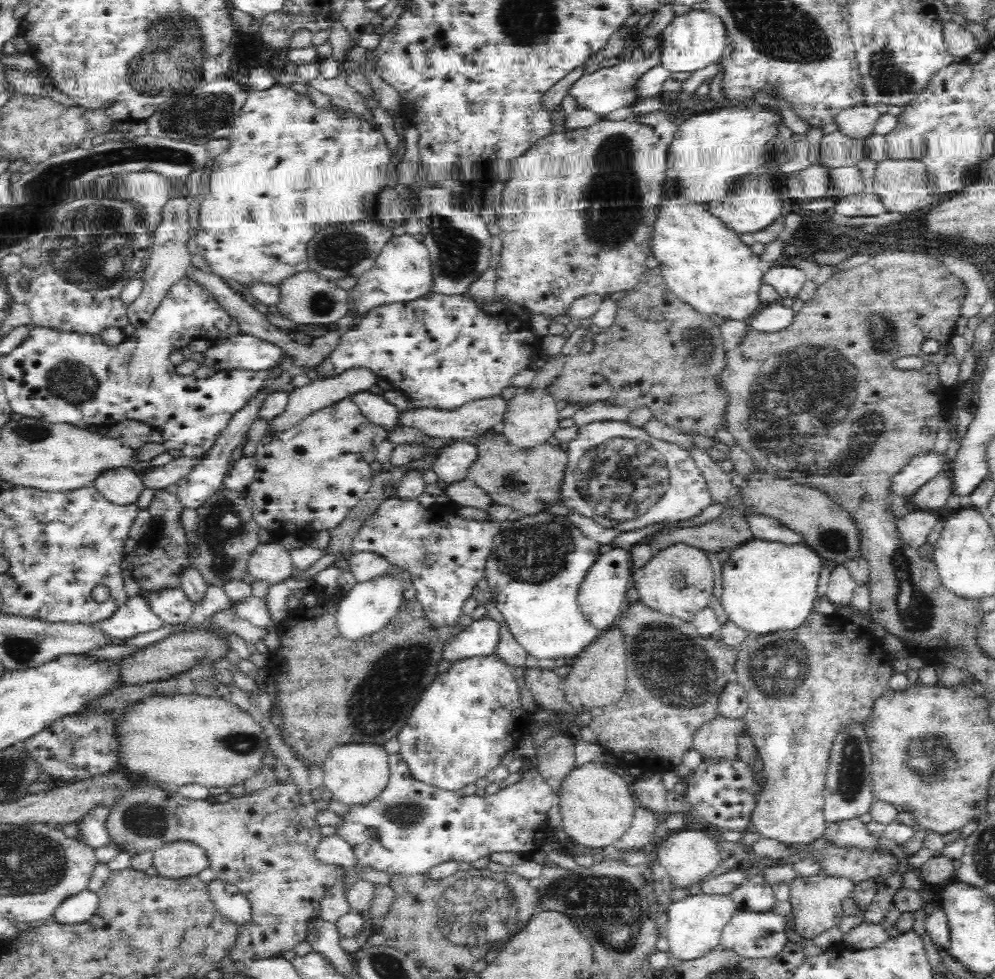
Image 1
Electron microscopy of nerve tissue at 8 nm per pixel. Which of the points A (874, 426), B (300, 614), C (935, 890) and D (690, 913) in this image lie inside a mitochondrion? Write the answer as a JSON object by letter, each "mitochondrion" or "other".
{"A":"mitochondrion","B":"other","C":"other","D":"other"}

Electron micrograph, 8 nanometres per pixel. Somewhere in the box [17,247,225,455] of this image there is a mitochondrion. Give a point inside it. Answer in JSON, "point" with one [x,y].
{"point":[74,382]}

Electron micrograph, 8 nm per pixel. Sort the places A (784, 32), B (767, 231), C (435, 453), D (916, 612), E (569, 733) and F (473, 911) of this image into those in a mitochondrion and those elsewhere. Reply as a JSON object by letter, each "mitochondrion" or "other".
{"A":"mitochondrion","B":"other","C":"other","D":"mitochondrion","E":"other","F":"mitochondrion"}

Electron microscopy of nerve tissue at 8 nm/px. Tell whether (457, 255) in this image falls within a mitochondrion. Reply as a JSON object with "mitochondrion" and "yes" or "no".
{"mitochondrion":"yes"}

